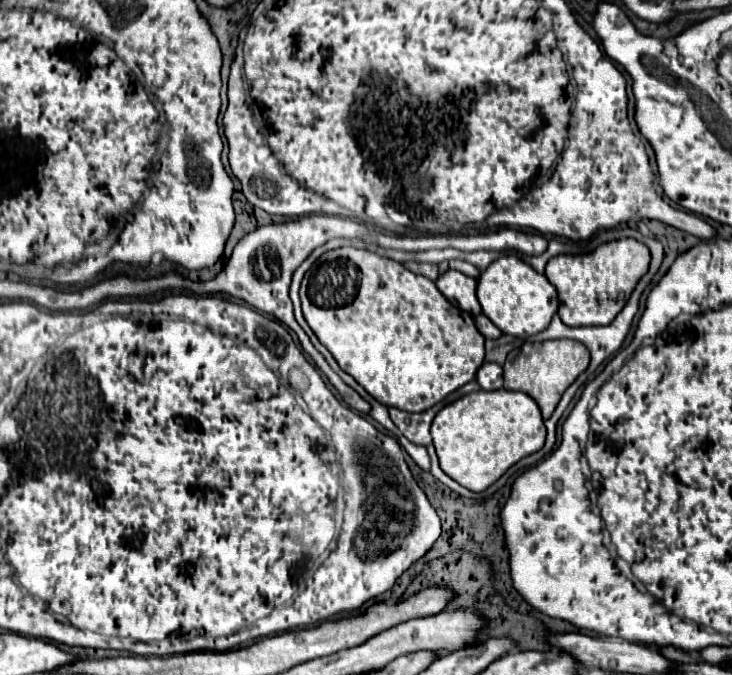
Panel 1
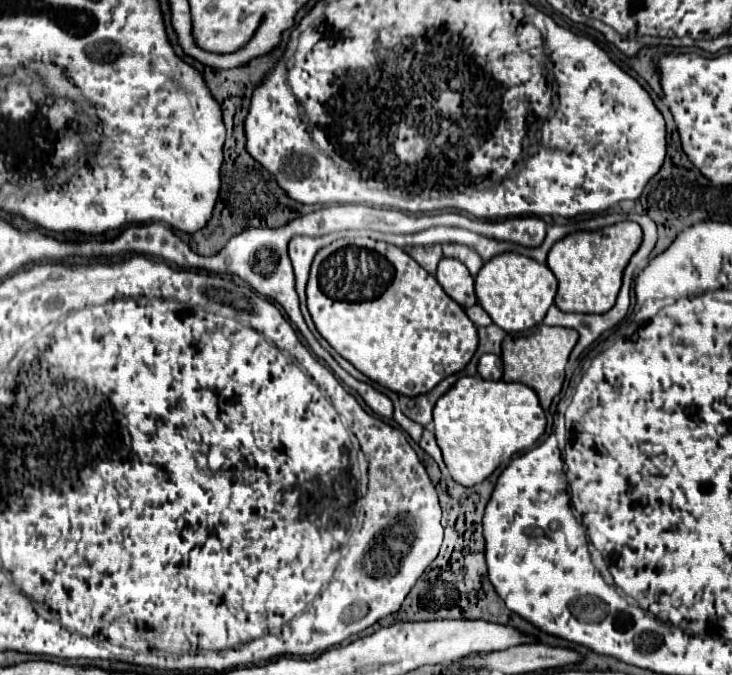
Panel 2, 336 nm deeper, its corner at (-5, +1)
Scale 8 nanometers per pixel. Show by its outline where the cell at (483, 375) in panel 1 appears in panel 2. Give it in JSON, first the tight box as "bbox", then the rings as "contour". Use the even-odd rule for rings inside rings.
{"bbox":[477,355,503,379],"contour":[[[483,355],[477,363],[477,373],[483,377],[483,379],[501,379],[503,375],[503,369],[501,369],[501,359],[497,355]]]}

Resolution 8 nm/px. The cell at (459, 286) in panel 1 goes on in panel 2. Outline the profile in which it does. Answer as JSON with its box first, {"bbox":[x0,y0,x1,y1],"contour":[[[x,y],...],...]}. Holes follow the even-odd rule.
{"bbox":[435,257,477,309],"contour":[[[443,257],[439,261],[439,269],[437,269],[435,277],[437,277],[439,285],[445,289],[445,293],[453,301],[457,301],[463,309],[477,303],[475,289],[473,289],[473,277],[471,277],[469,269],[461,261]]]}

